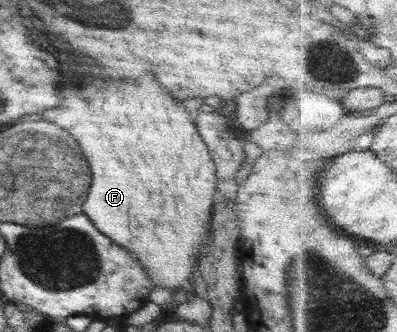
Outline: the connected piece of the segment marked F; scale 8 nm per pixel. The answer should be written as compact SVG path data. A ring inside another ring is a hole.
M43 28L37 30L51 42L55 56L59 58L63 80L63 104L41 112L41 120L58 126L77 140L77 144L81 144L79 150L89 164L90 183L81 205L82 213L103 236L121 244L121 248L138 260L151 284L171 291L186 290L193 295L192 274L198 268L204 244L210 238L209 208L215 194L214 164L193 126L194 122L175 106L175 100L149 74L139 76L135 82L127 82L125 88L103 84L97 78L99 68L93 62L73 54L71 48L65 48L61 40L45 34ZM83 100L87 100L89 106L85 106Z

